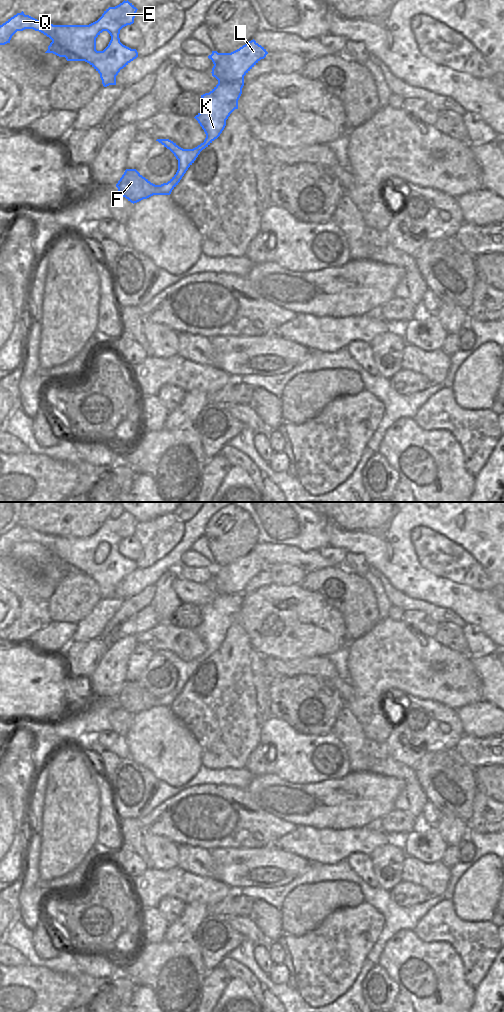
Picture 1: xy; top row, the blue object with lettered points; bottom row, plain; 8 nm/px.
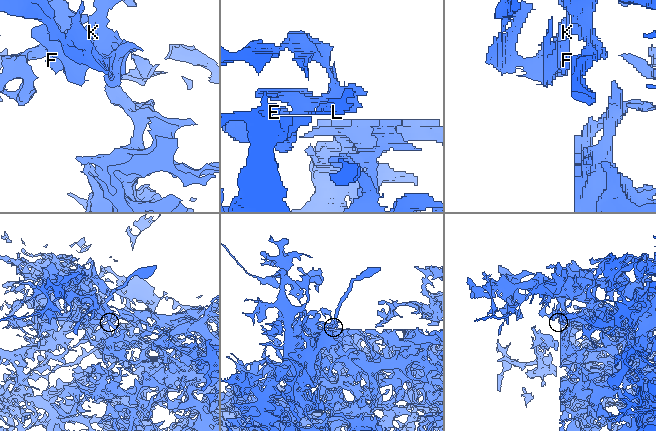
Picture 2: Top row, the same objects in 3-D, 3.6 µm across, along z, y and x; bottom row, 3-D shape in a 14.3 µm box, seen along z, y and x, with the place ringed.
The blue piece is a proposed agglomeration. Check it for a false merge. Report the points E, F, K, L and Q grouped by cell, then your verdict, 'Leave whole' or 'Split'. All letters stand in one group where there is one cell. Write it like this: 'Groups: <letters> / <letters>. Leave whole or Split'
Groups: E F K Q / L. Split.

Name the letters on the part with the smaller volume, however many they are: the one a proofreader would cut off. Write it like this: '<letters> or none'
L

